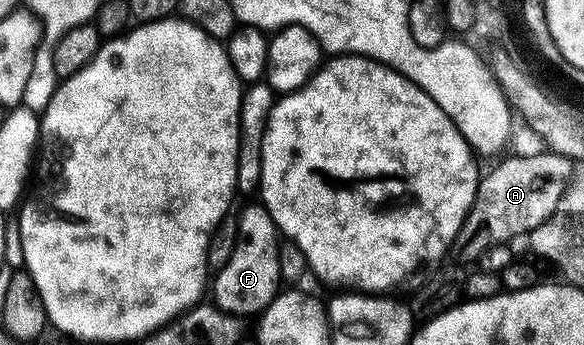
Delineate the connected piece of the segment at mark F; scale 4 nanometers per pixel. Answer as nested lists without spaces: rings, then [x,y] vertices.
[[[261,202],[245,205],[237,212],[237,219],[239,221],[237,246],[233,250],[233,258],[229,258],[229,262],[225,262],[225,266],[214,273],[213,303],[222,312],[232,312],[235,316],[251,318],[251,315],[254,317],[270,306],[272,298],[280,291],[277,254],[281,233],[275,227],[269,210]]]

